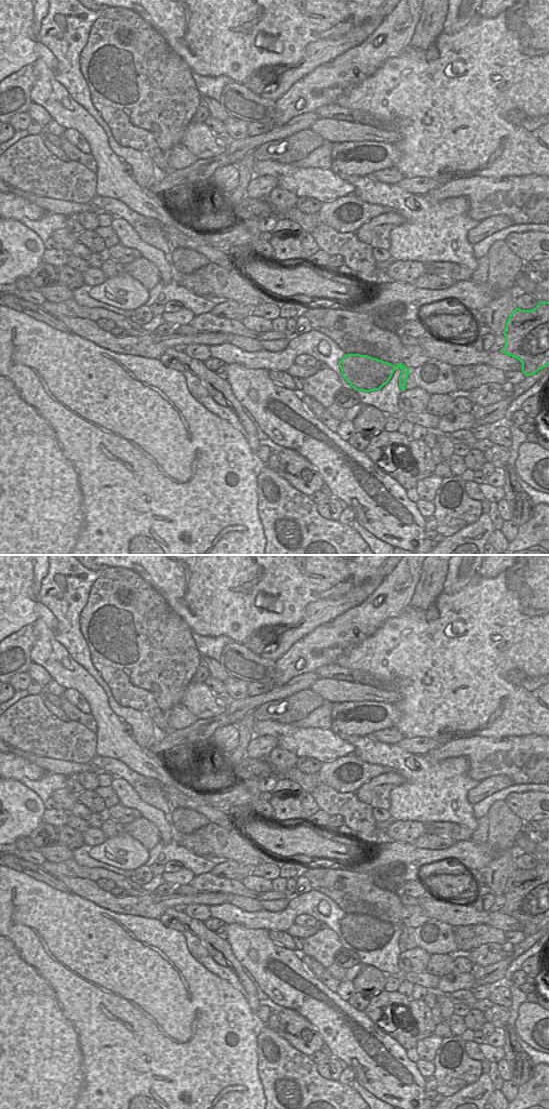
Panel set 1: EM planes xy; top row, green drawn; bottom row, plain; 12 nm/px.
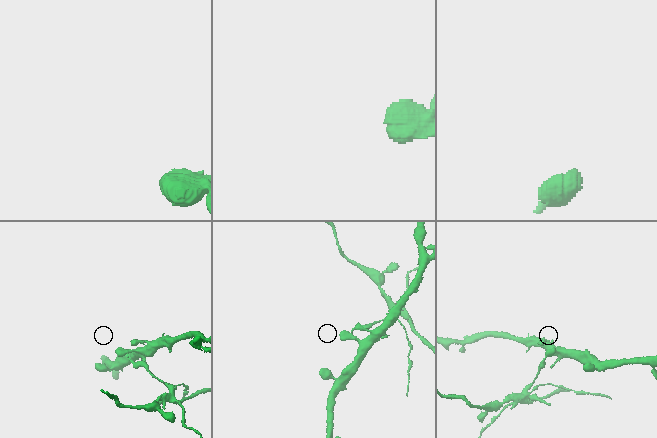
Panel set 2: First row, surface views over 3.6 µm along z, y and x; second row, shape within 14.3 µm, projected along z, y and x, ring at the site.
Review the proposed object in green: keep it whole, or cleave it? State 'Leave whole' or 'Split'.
Split.

